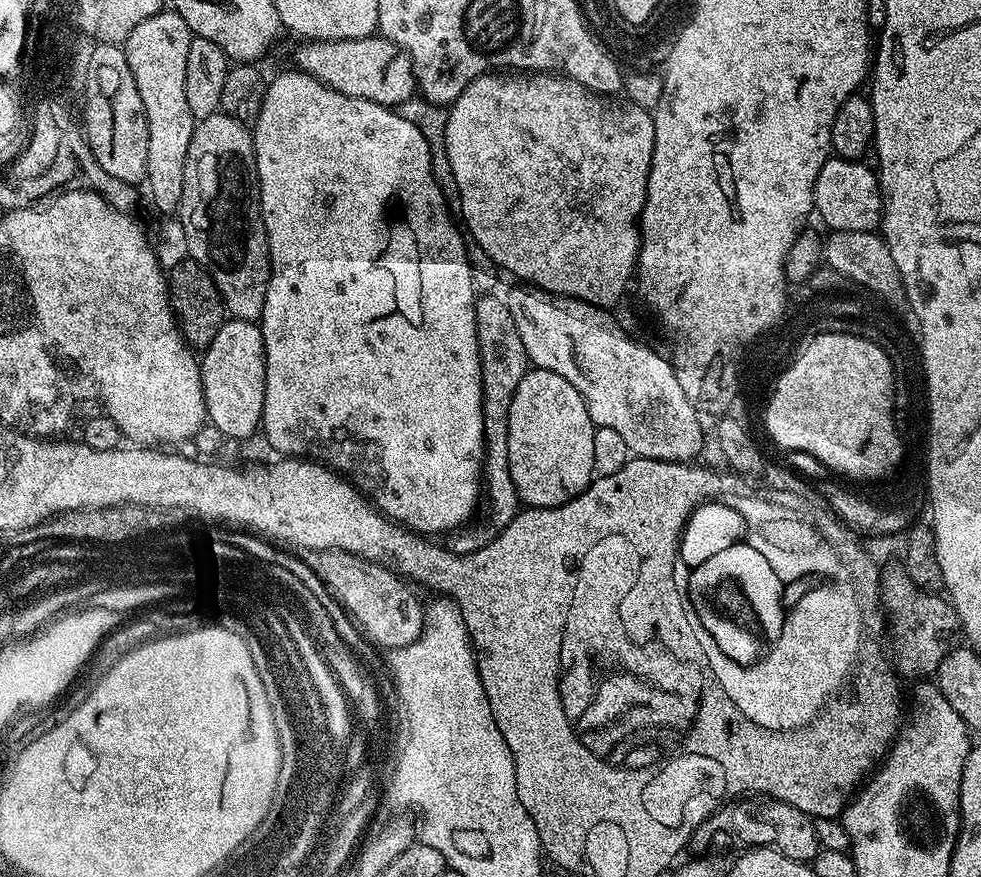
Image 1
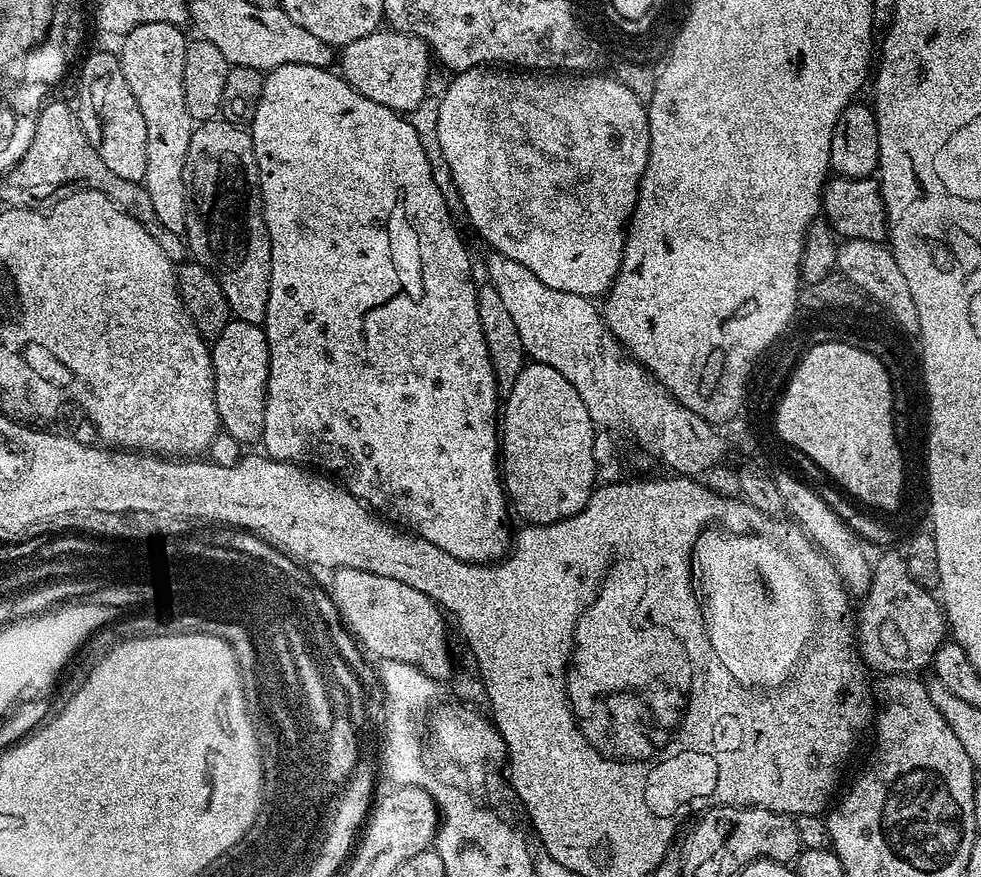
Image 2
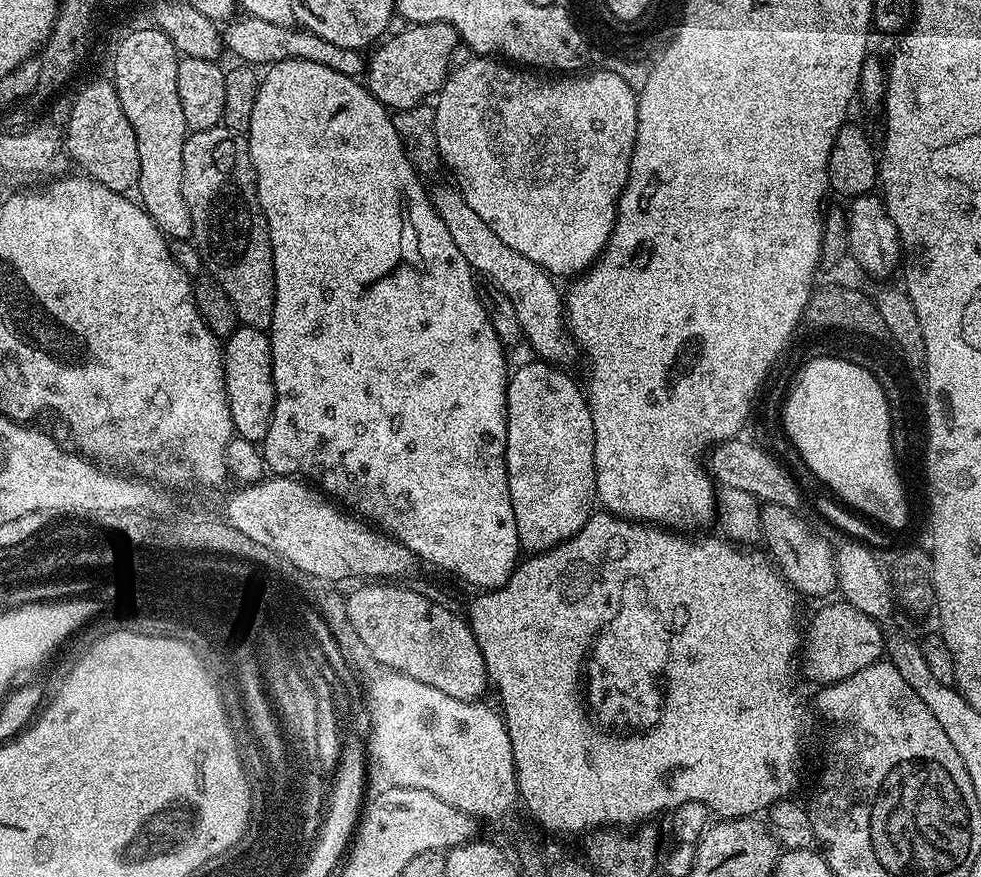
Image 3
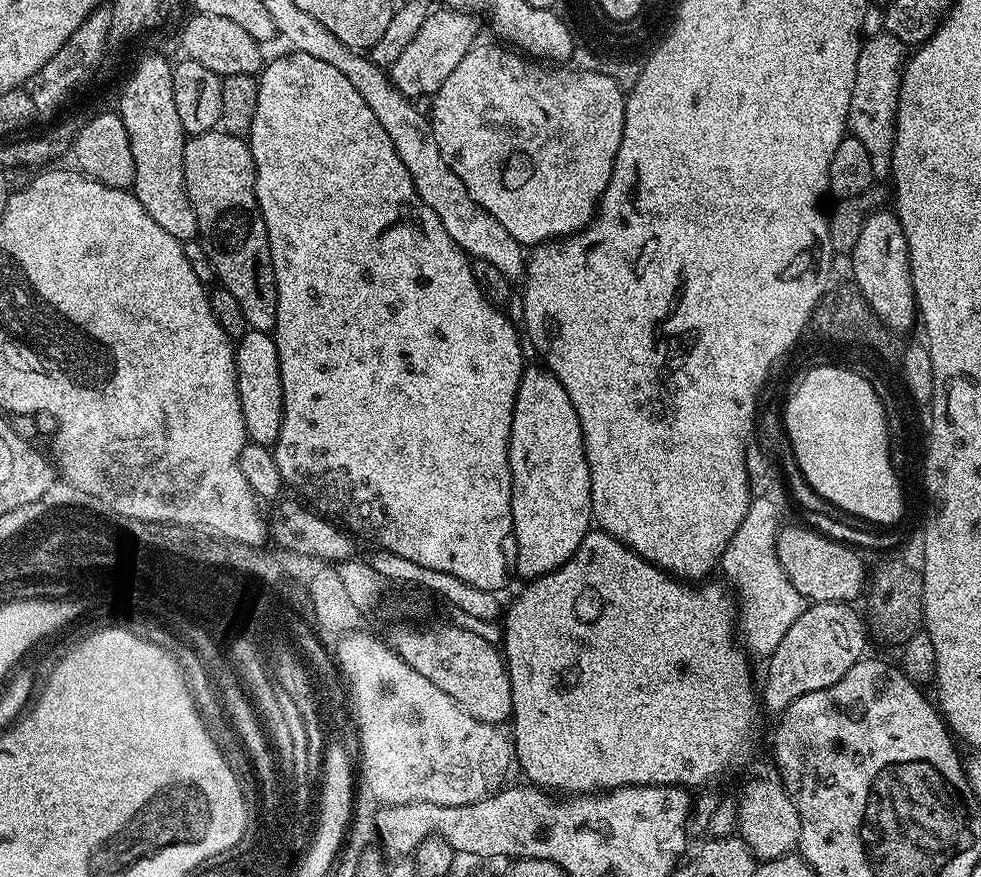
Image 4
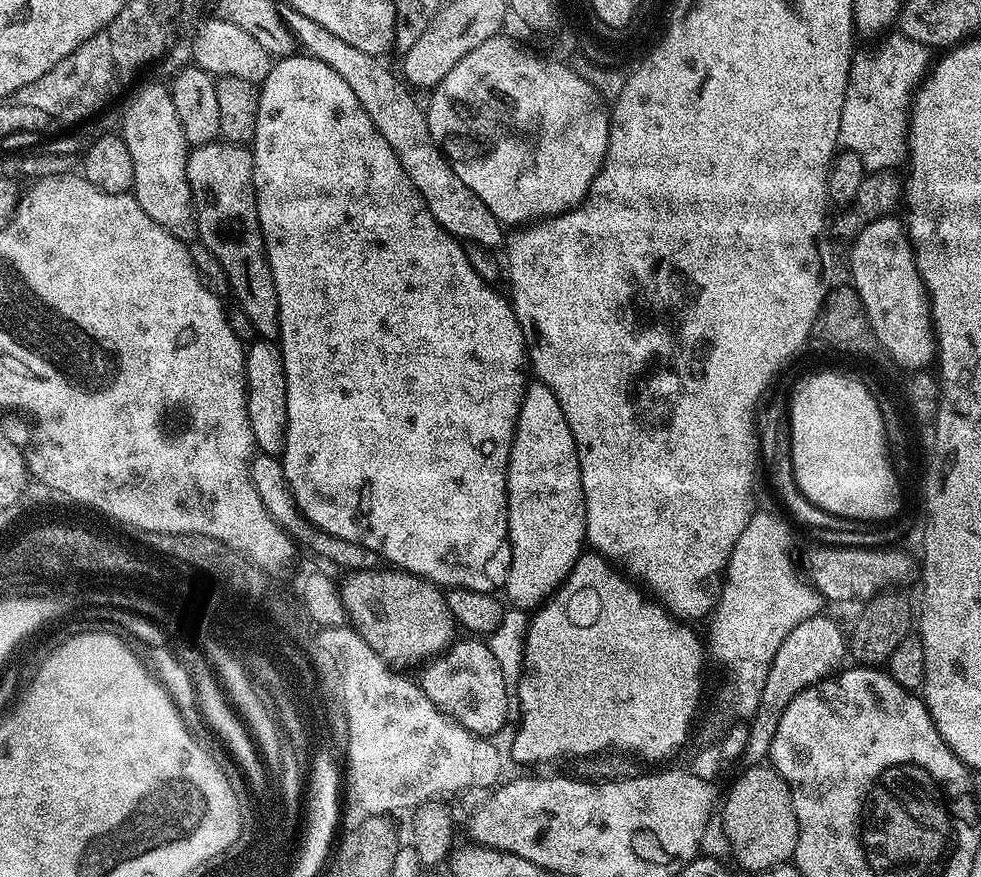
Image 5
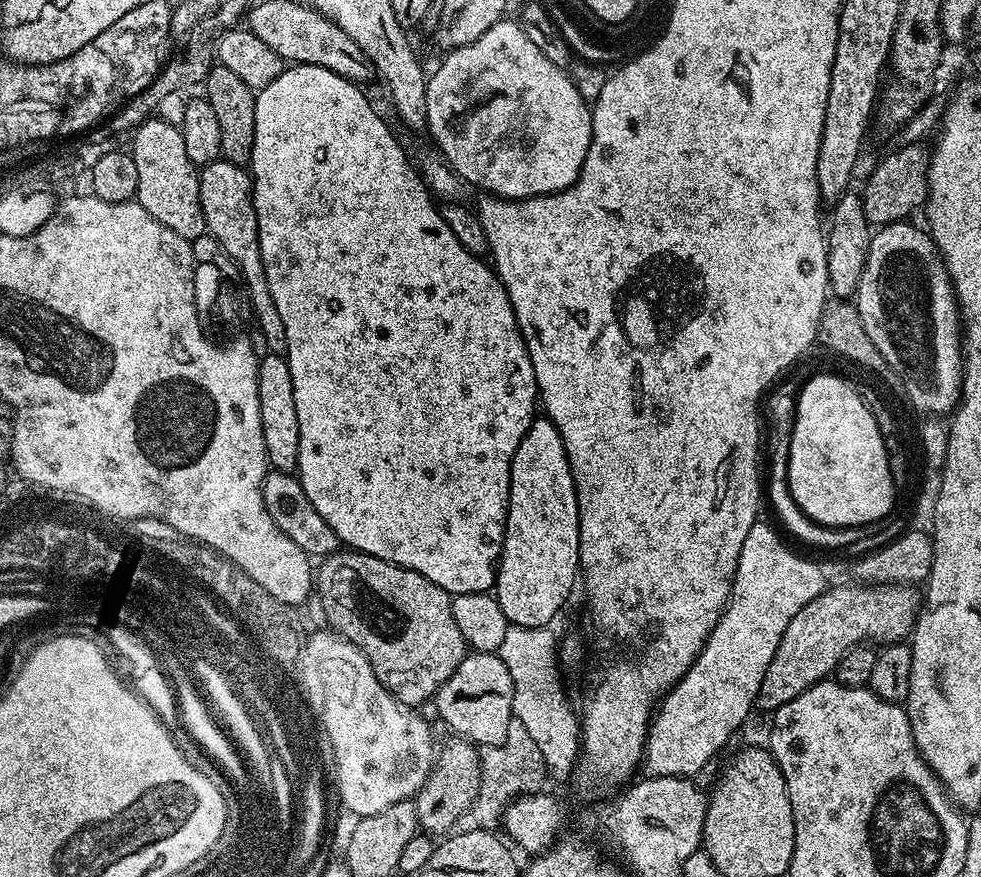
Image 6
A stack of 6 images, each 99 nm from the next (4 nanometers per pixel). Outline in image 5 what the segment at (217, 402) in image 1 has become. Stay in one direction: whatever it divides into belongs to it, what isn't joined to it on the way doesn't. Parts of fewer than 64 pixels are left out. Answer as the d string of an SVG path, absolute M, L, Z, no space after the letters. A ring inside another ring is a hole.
M259 338L247 345L244 354L244 369L248 383L248 417L254 442L261 453L283 457L286 446L286 370L282 350L276 340Z

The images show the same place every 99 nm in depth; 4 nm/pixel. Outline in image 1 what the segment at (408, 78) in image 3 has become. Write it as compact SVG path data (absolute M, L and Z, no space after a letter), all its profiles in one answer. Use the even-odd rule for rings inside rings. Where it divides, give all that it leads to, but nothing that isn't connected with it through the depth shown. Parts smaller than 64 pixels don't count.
M373 34L361 40L310 40L301 43L295 67L347 96L357 96L375 104L399 106L413 99L417 91L412 63L394 42Z

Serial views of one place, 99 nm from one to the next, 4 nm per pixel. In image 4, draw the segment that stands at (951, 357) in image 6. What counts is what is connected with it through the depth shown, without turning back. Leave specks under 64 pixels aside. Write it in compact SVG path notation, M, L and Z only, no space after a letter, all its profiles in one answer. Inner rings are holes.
M895 211L876 212L864 217L858 242L850 254L854 285L865 296L874 315L890 333L908 332L918 320L916 291L912 289L912 275L908 261L908 247L900 220Z

